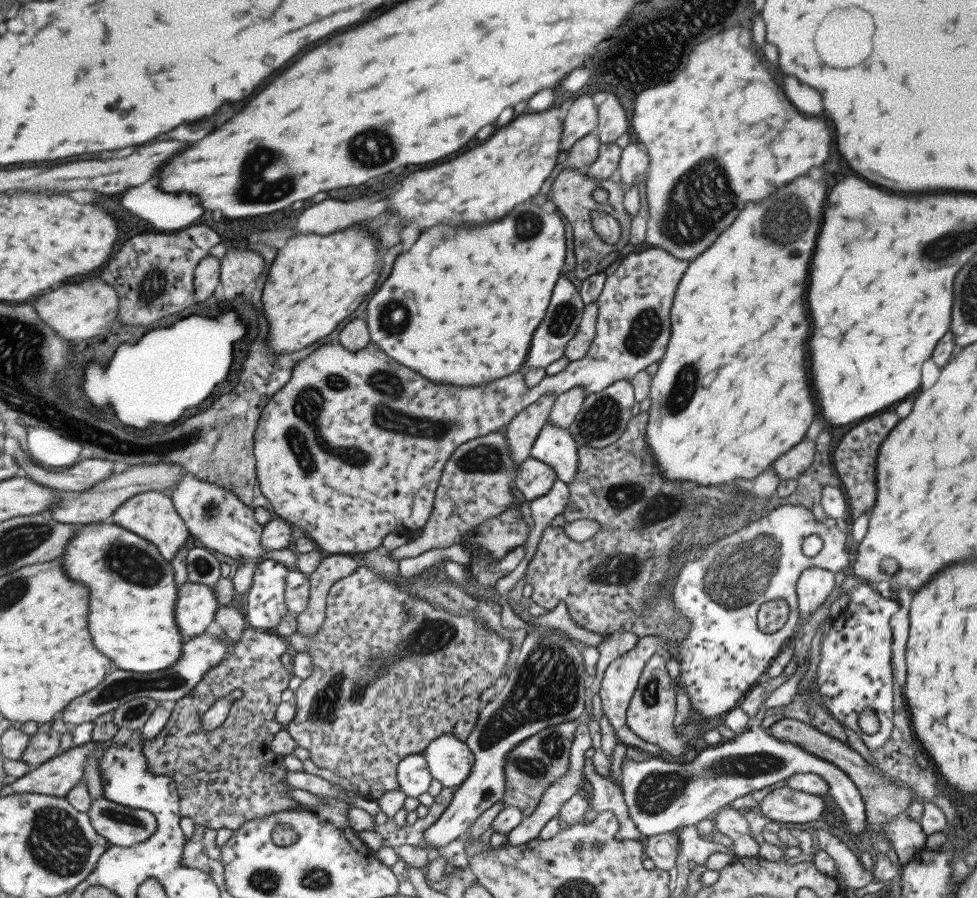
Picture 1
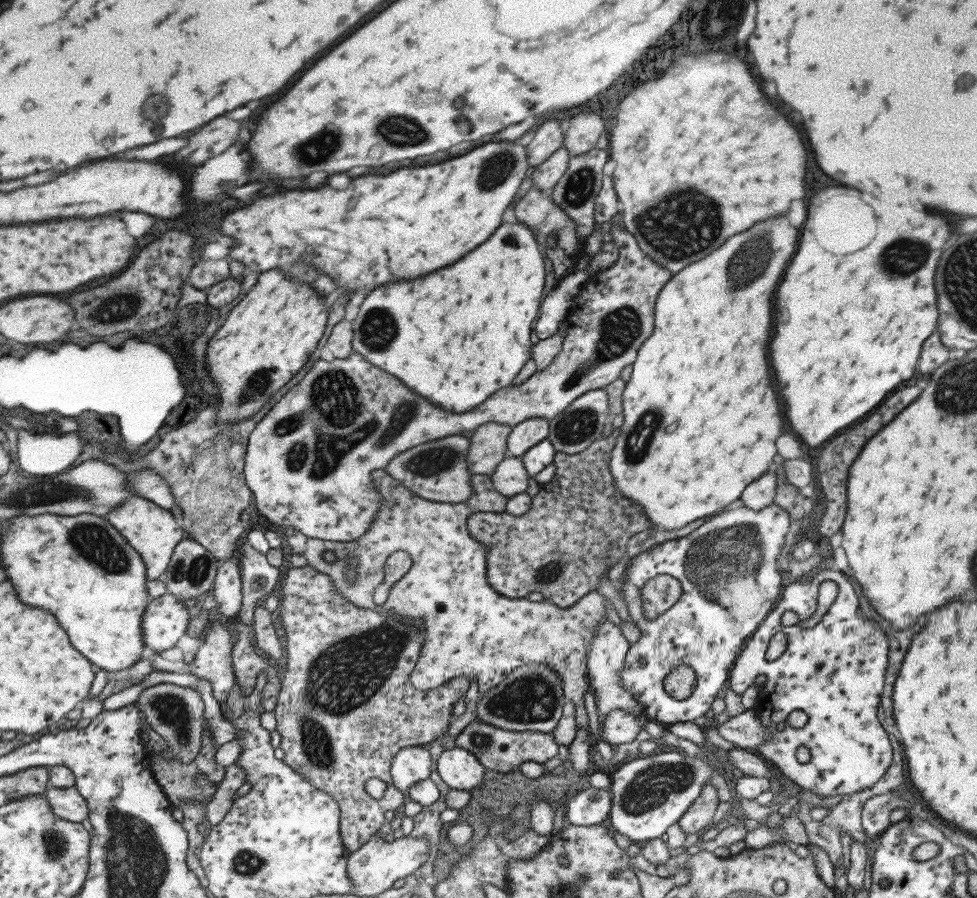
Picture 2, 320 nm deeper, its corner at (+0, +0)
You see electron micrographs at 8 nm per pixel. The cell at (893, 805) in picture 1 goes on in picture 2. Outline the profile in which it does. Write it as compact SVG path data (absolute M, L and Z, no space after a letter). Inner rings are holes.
M747 709L737 716L728 718L722 724L710 724L710 730L717 738L732 742L739 749L757 749L770 735L771 729L764 728L758 721L755 711Z

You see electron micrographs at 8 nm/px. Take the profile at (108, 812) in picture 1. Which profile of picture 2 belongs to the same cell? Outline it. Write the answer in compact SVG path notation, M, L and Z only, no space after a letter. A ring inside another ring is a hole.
M74 787L49 788L43 794L43 798L51 807L53 815L59 819L81 823L87 820L87 803Z

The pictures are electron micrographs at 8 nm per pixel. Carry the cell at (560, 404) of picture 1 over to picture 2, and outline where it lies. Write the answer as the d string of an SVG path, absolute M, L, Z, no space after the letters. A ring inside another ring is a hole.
M529 418L511 427L505 439L506 456L520 457L528 448L547 436L548 420Z

